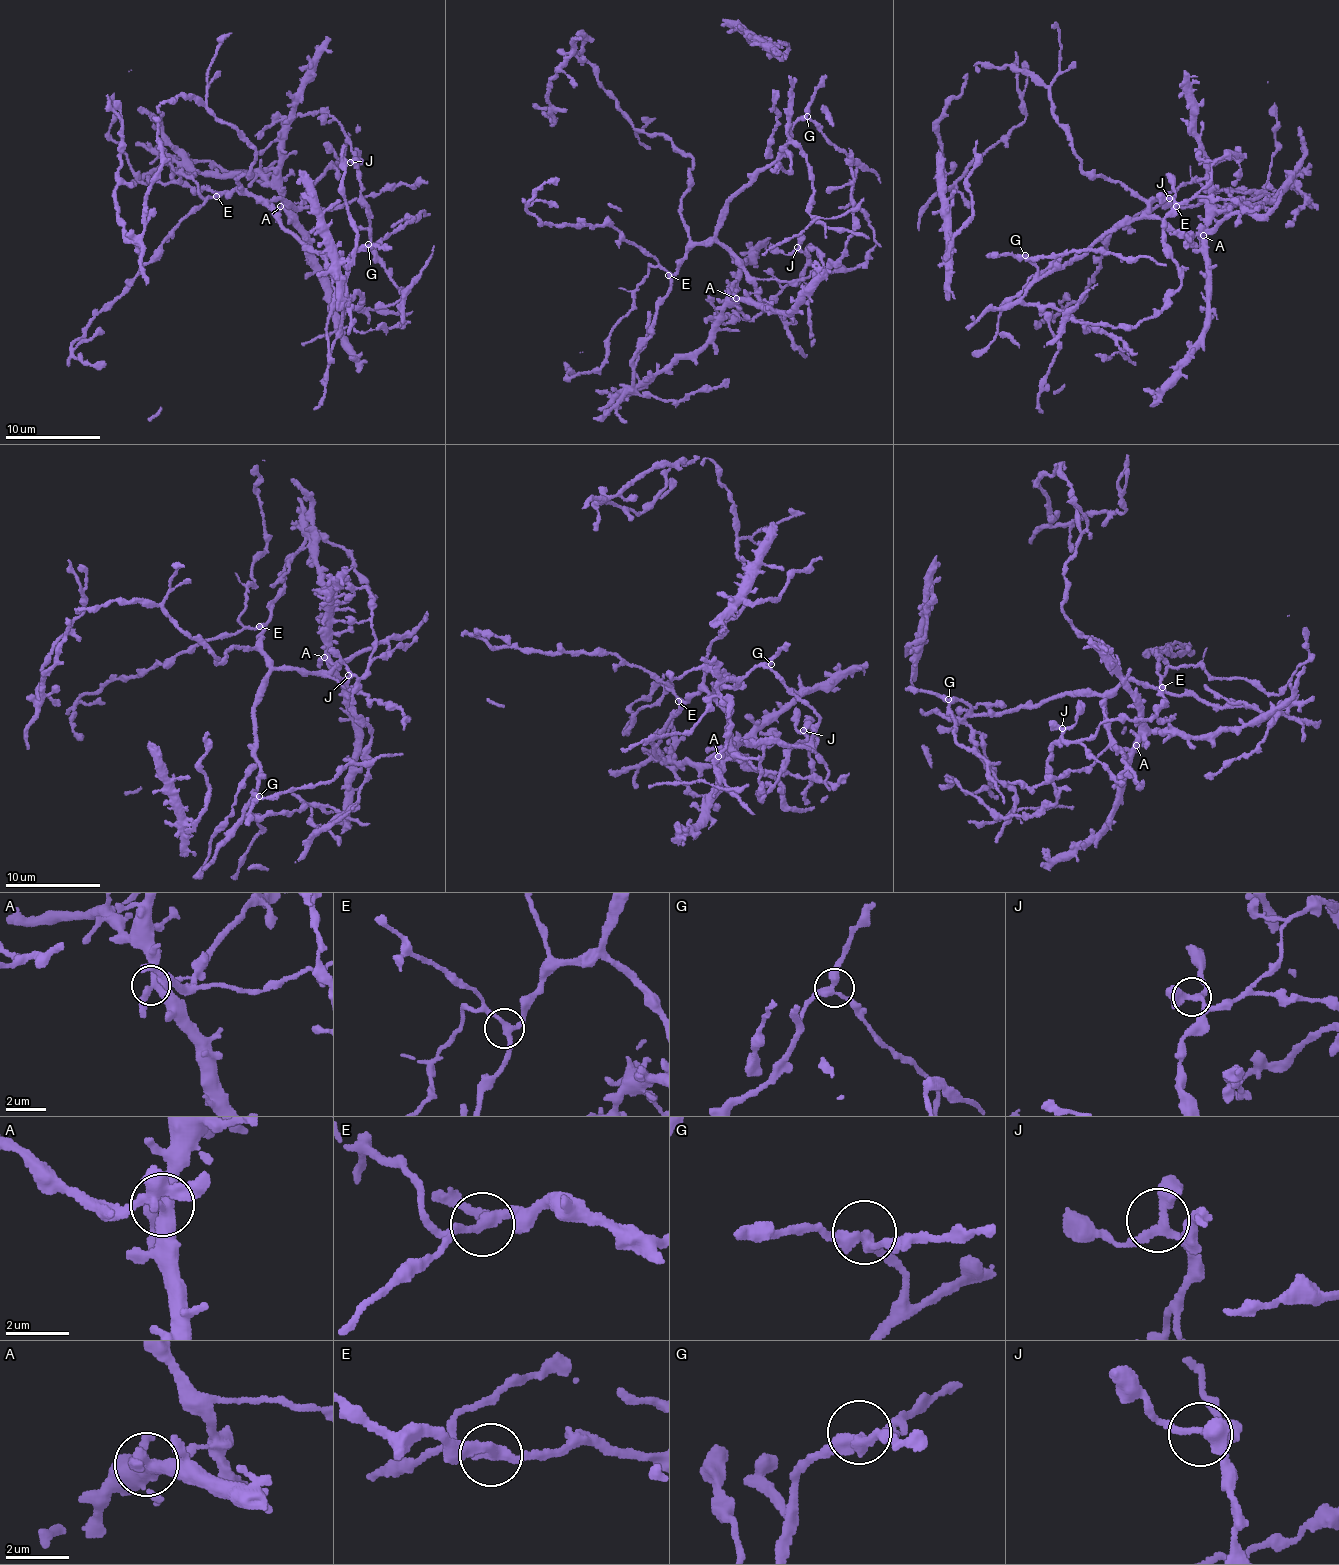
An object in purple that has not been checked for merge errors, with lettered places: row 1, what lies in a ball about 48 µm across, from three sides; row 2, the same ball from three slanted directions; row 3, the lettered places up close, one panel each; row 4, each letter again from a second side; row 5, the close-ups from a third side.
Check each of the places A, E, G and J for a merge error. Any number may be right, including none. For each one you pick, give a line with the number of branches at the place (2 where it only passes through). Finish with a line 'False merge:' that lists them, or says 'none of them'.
False merge: none of them

